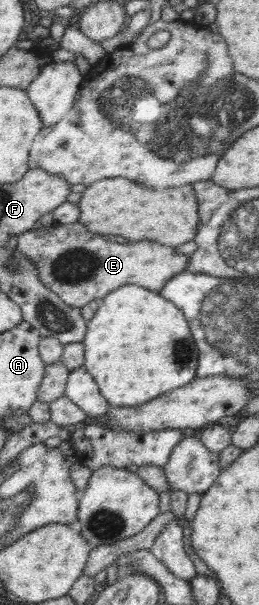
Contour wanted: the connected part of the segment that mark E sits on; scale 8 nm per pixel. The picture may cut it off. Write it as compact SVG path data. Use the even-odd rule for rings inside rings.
M81 222L38 225L17 236L17 248L23 256L35 262L39 280L55 292L62 303L78 308L94 299L100 301L124 285L137 284L159 292L171 277L188 270L190 259L173 246L153 240L113 242L101 234L91 233Z

